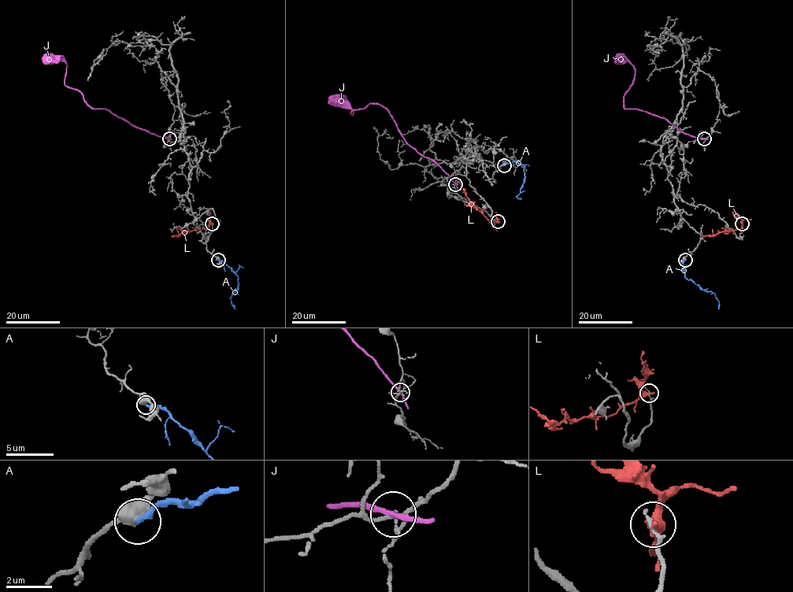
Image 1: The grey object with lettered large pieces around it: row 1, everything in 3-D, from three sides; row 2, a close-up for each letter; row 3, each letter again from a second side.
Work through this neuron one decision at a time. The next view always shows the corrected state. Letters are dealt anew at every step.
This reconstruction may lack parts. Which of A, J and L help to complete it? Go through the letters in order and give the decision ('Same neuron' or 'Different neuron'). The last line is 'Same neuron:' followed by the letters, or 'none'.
A: Different neuron
J: Different neuron
L: Different neuron
Same neuron: none

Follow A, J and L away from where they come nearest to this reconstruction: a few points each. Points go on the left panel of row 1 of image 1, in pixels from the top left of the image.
A: (218, 260), (224, 261), (238, 277), (238, 288), (231, 298), (235, 309)
J: (169, 138), (134, 127), (106, 109), (90, 108), (83, 94), (64, 84), (66, 64), (42, 57)
L: (212, 223), (201, 230), (183, 231), (172, 237)

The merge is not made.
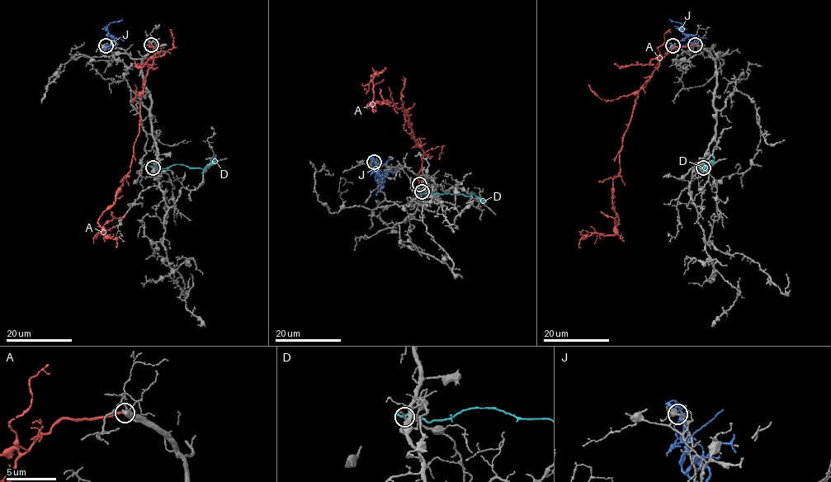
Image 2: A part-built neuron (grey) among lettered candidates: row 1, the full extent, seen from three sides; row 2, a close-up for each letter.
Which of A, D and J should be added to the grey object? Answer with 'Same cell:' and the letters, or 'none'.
Same cell: A

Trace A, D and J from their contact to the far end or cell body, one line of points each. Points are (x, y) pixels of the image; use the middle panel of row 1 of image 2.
A: (419, 184), (423, 151), (408, 114), (392, 101), (366, 106), (373, 102), (373, 80), (385, 69)
D: (421, 192), (467, 196), (473, 194), (484, 201)
J: (374, 162), (377, 166), (377, 174), (384, 180), (383, 186), (375, 180), (376, 170), (391, 158)

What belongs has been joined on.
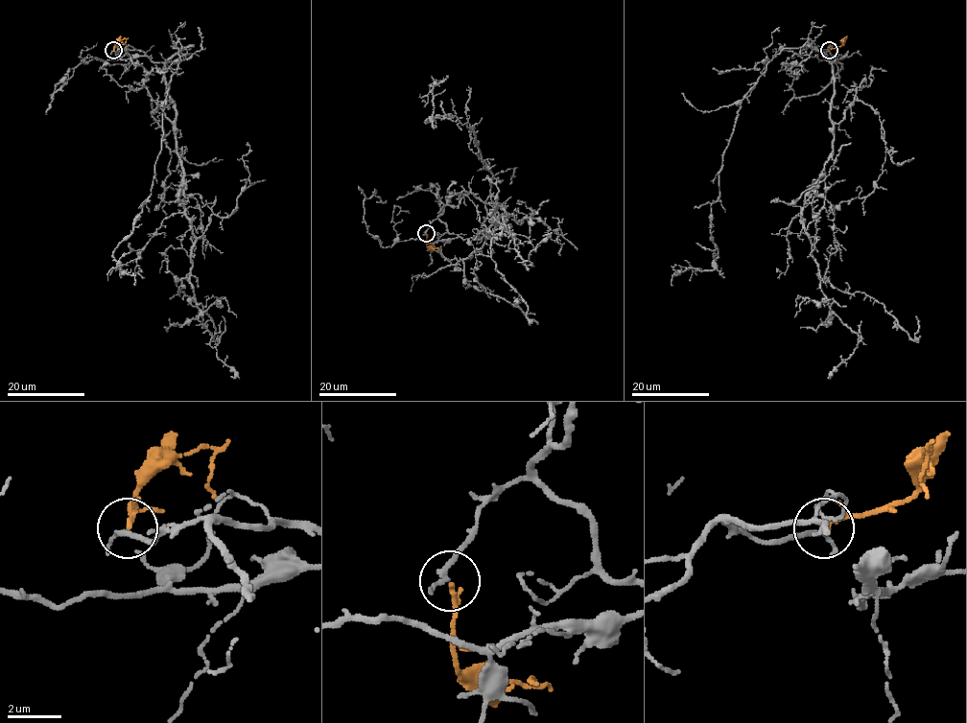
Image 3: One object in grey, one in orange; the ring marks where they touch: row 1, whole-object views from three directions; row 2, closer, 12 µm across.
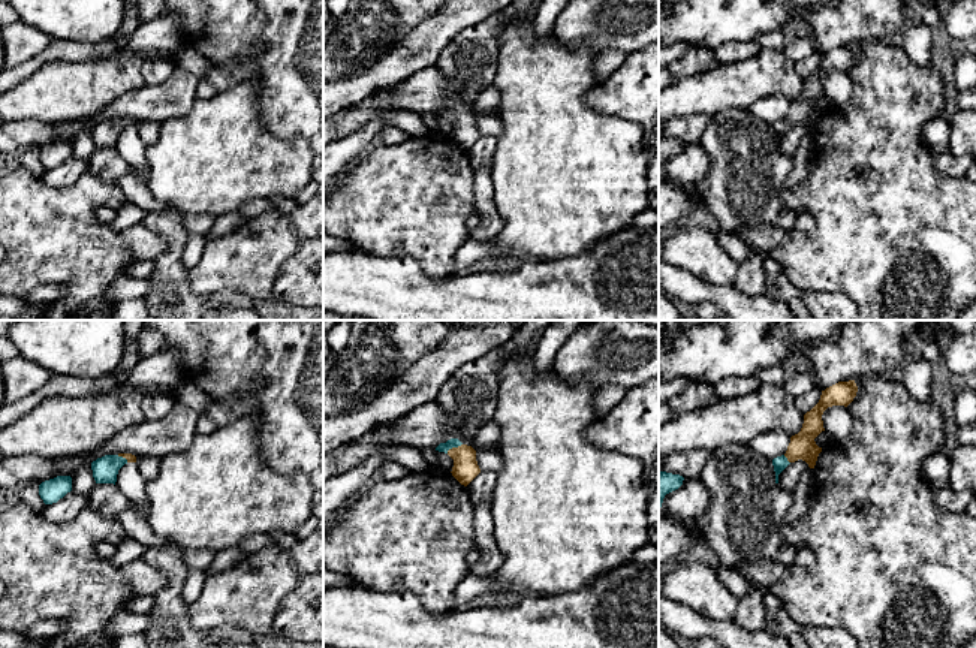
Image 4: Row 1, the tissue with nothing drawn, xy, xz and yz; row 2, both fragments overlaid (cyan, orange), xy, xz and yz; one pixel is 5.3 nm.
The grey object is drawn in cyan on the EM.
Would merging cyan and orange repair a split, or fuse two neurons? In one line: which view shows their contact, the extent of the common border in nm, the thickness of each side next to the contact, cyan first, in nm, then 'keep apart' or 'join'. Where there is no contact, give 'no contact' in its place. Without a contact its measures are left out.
xz | 100 nm | 50/140 nm | join

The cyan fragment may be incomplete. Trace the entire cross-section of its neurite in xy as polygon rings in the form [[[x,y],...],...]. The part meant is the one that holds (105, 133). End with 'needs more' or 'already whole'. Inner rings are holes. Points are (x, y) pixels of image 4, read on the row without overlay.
[[[118,118],[97,123],[91,127],[93,142],[96,148],[115,150],[118,135],[127,127],[136,127],[136,121],[132,118]]] | needs more

